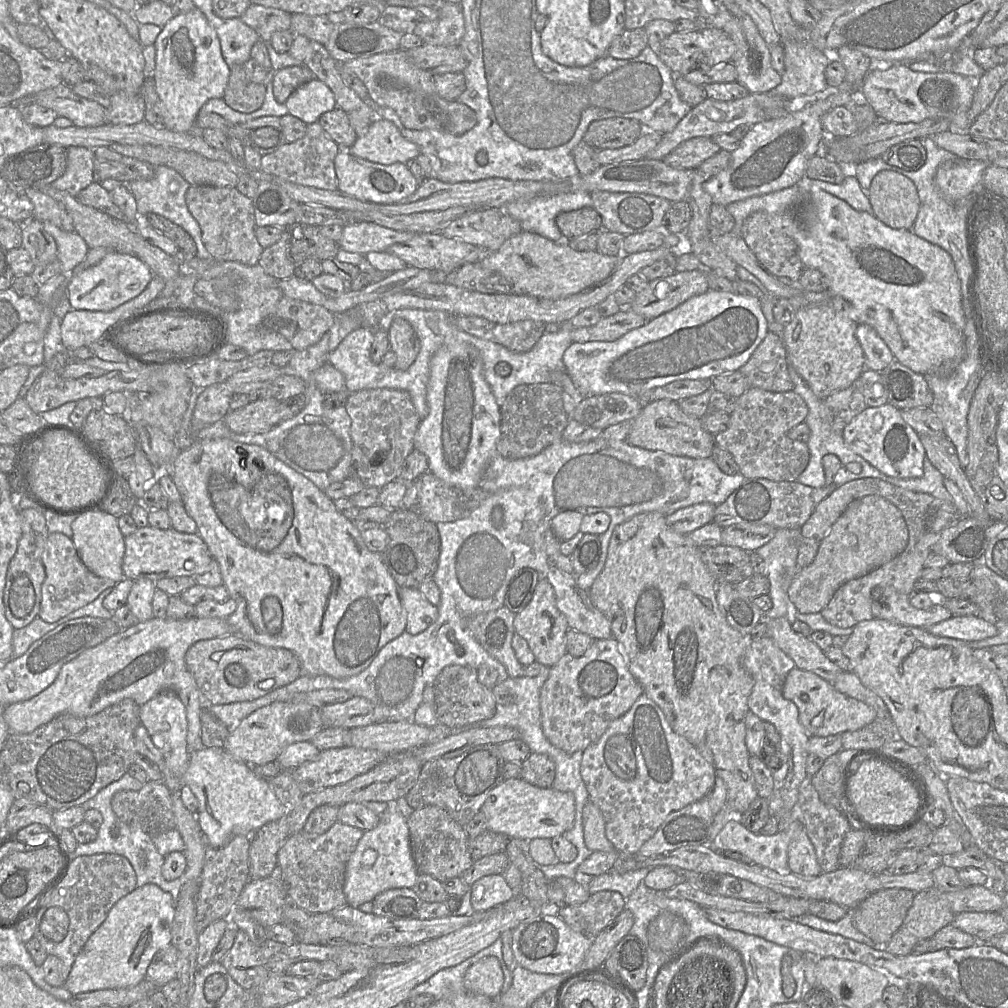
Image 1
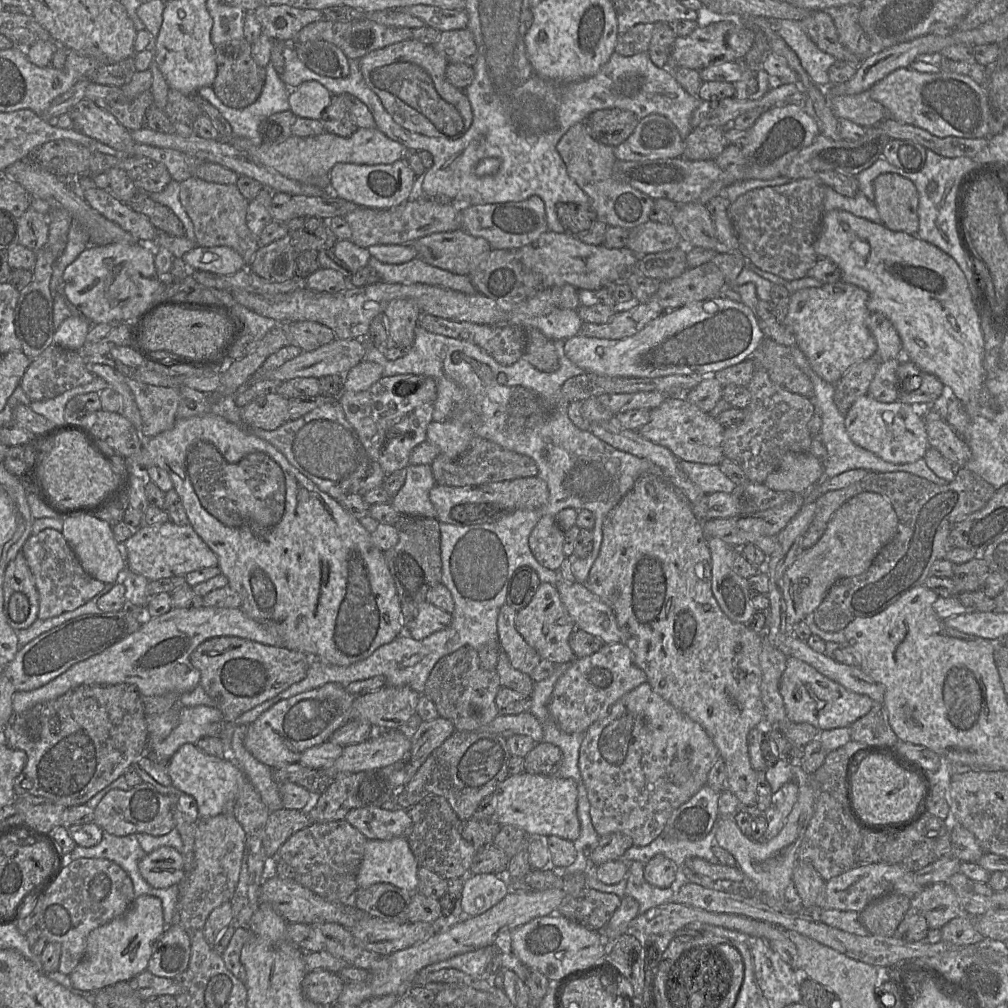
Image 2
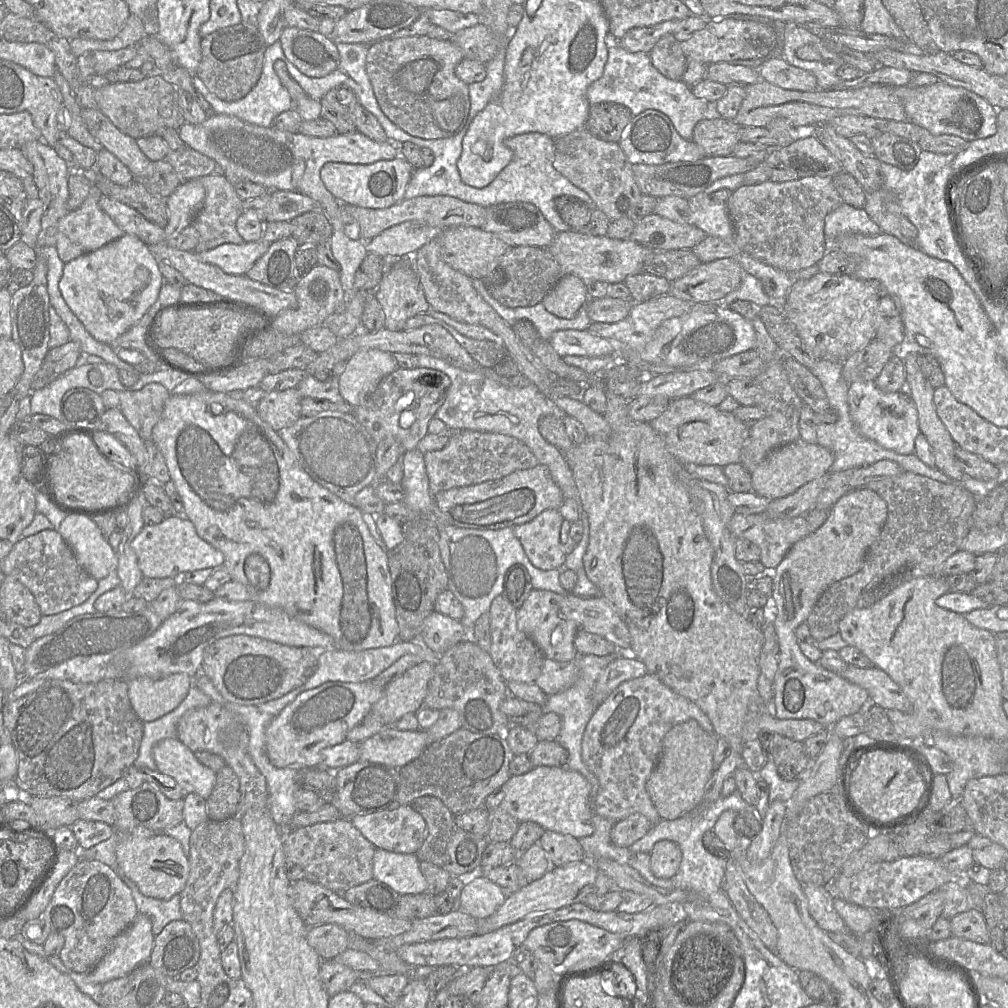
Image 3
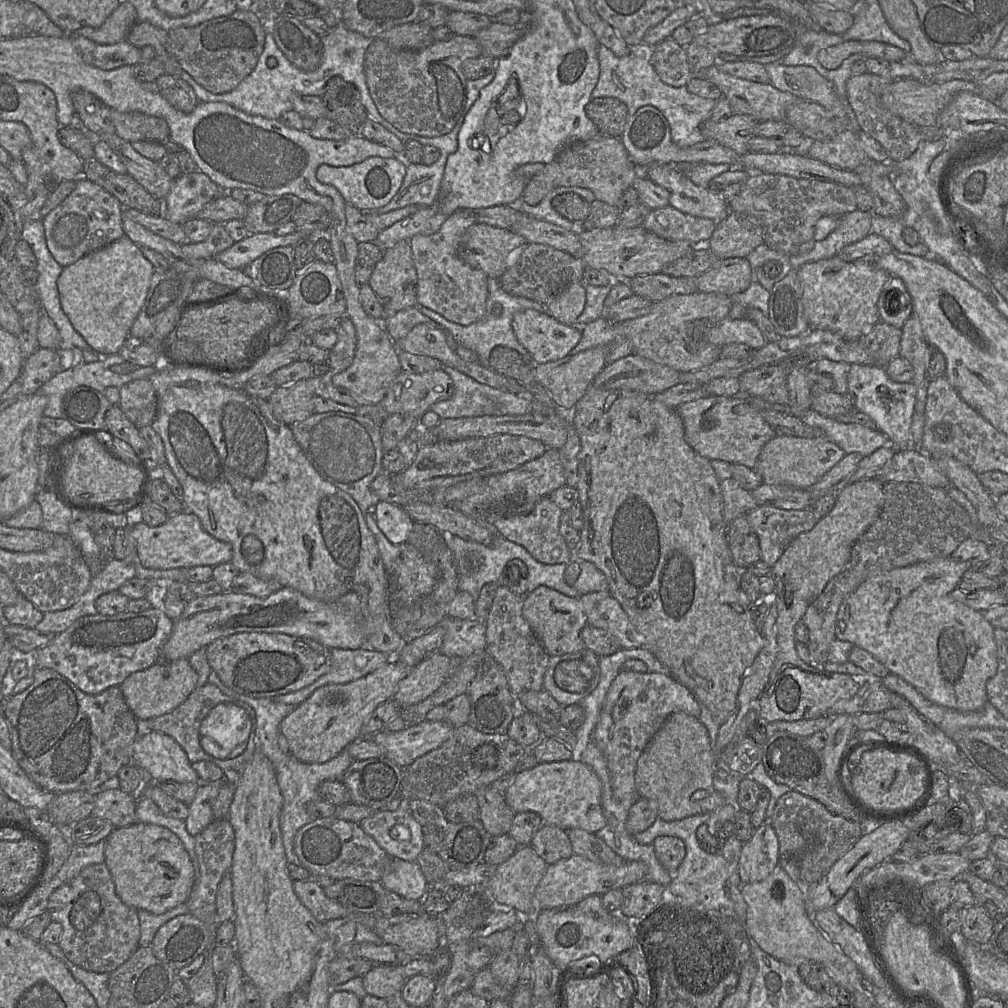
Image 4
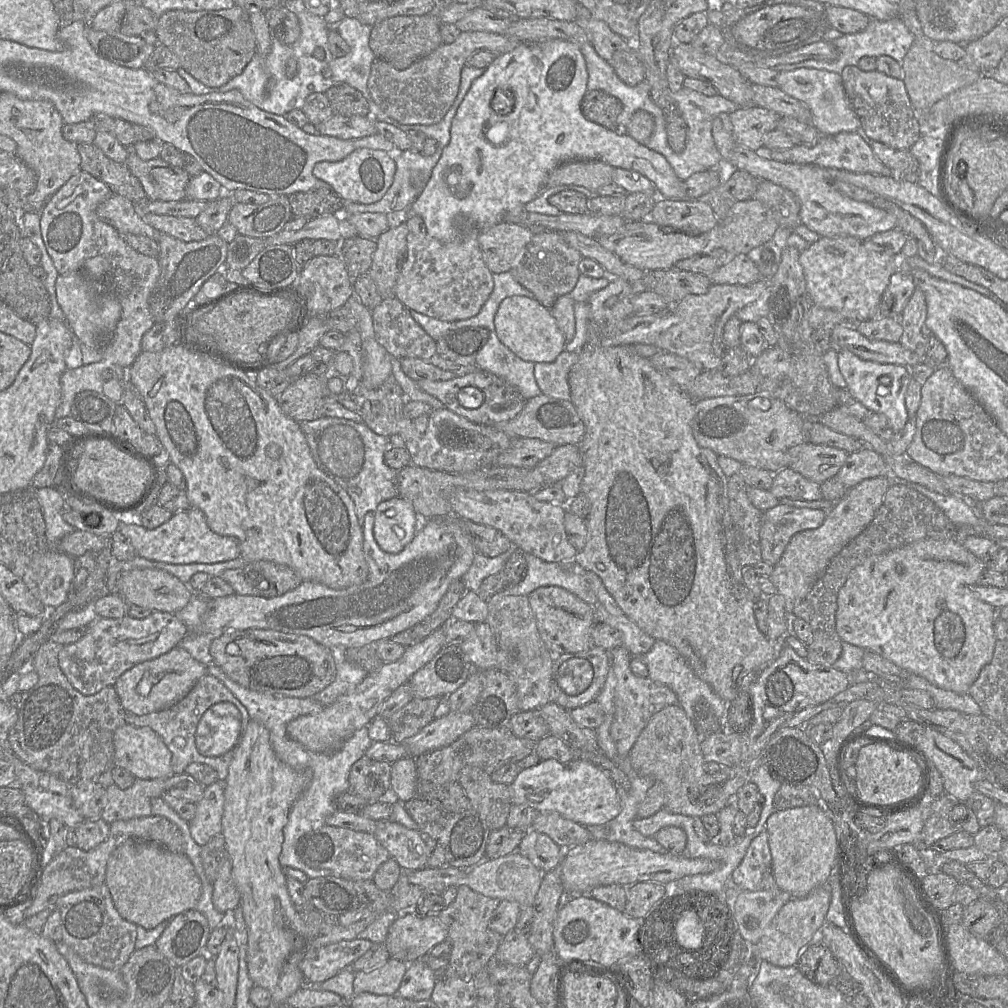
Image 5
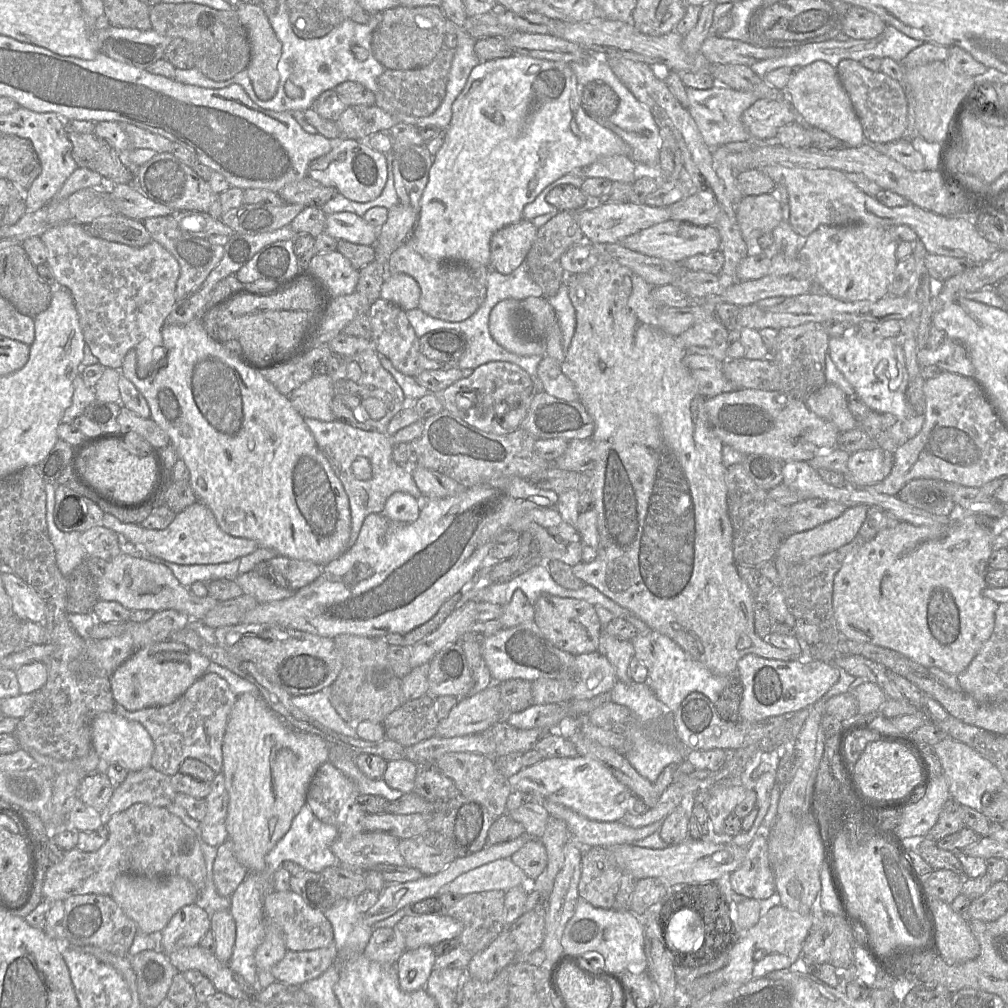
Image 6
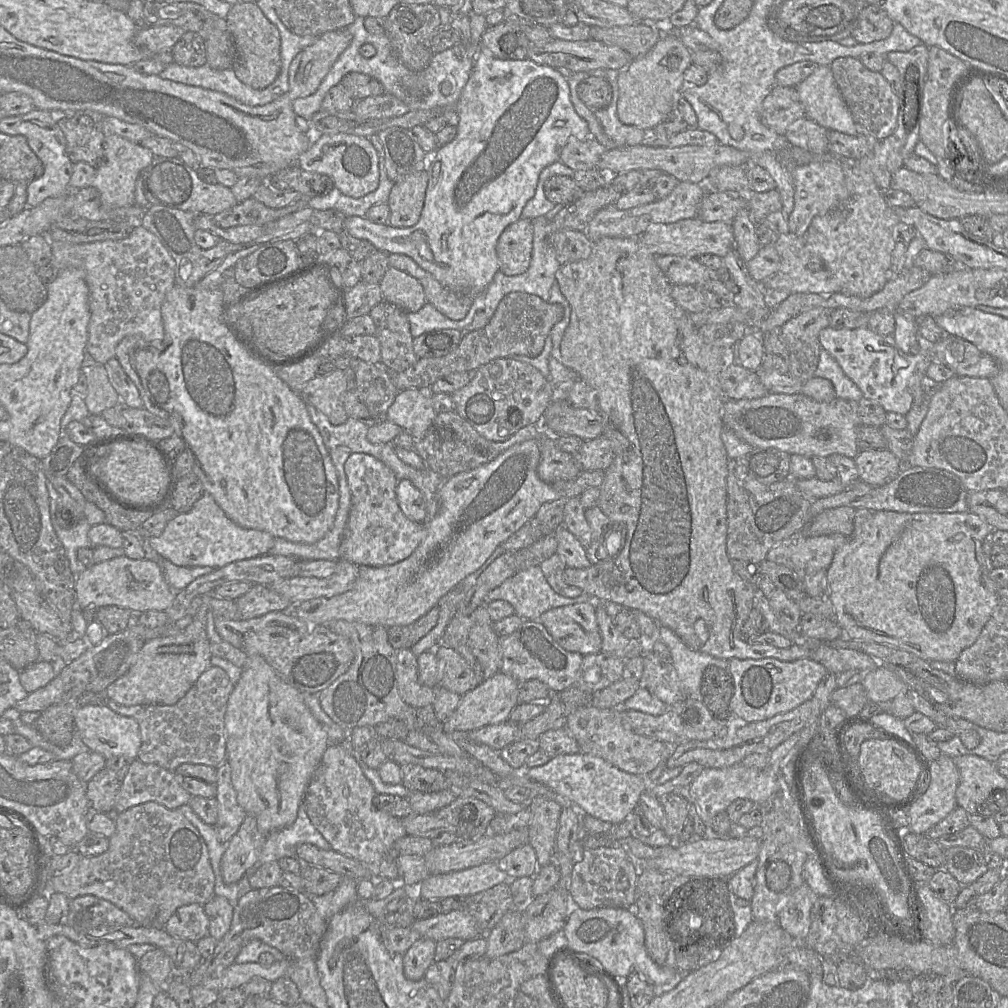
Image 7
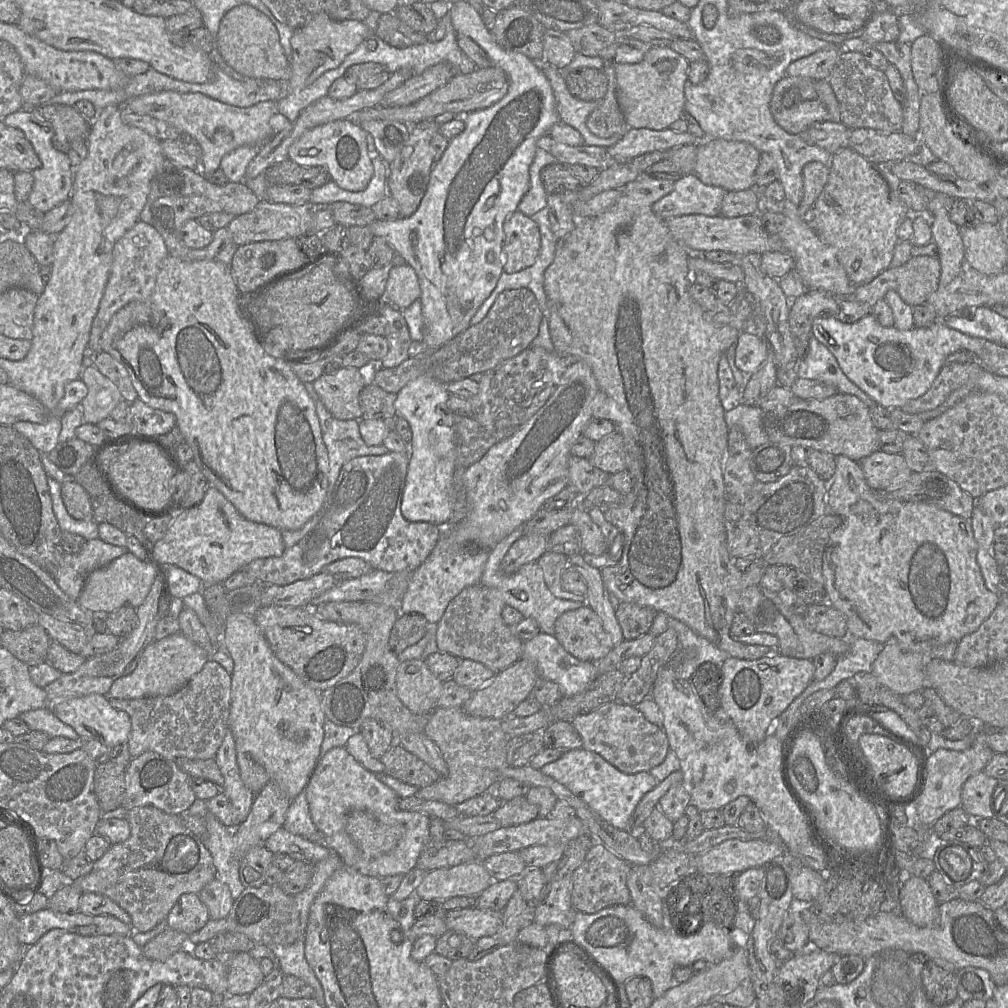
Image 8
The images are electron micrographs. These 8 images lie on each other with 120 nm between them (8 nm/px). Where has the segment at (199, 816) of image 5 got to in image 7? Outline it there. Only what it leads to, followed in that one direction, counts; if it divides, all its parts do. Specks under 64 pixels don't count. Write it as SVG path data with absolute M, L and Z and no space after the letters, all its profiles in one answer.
M227 760L217 767L216 787L218 819L213 827L219 841L228 843L238 831L247 814L238 804L237 794L231 781L231 768Z

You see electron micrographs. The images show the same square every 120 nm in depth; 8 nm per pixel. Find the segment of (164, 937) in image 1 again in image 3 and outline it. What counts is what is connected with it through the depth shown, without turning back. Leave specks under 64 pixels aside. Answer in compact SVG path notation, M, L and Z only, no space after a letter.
M137 914L131 926L114 938L109 950L98 965L86 973L85 981L104 984L110 980L124 977L136 967L147 963L150 959L154 938L151 918L146 914Z

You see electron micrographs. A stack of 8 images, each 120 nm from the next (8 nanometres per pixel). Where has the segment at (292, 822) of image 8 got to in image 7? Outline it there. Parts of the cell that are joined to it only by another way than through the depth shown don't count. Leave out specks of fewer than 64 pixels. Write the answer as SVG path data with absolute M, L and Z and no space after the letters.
M303 799L293 824L274 830L267 836L258 861L252 870L262 864L278 861L286 856L296 857L296 848L304 843L312 844L323 850L332 849L329 842L312 824Z

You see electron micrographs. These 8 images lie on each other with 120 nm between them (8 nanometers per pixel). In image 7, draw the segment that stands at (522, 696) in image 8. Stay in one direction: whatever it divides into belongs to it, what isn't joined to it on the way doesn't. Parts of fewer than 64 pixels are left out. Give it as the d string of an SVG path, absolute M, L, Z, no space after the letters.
M499 671L462 696L457 709L449 720L443 724L443 730L446 733L468 733L488 725L506 722L511 711L518 705L519 684L511 676Z

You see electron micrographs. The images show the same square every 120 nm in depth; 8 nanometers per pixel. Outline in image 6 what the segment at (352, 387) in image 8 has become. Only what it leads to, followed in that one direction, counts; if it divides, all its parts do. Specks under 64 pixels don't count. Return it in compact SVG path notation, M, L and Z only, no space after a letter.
M326 374L313 375L287 395L292 406L303 418L313 418L324 422L335 420L331 409L333 397L333 381Z

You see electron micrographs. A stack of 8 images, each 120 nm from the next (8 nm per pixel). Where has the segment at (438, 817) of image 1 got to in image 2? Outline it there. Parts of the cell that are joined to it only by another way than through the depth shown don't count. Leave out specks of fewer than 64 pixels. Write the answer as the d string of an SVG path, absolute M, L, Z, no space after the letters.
M428 795L408 809L407 813L412 821L407 840L418 866L427 868L445 879L464 879L469 874L479 850L462 837L463 823L458 819L448 801L437 795Z

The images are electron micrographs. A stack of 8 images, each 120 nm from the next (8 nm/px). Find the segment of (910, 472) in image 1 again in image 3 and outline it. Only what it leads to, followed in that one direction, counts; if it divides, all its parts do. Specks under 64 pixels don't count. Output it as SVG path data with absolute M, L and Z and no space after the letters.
M857 381L849 385L848 403L852 420L863 436L898 454L915 454L915 439L920 433L918 412L907 393L882 391L875 381Z

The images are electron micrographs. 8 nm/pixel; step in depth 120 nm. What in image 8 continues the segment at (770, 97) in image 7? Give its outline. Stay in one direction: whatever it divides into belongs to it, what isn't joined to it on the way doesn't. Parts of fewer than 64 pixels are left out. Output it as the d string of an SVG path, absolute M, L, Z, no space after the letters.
M785 75L775 84L770 111L776 123L786 132L799 134L815 122L831 120L816 92L816 81Z

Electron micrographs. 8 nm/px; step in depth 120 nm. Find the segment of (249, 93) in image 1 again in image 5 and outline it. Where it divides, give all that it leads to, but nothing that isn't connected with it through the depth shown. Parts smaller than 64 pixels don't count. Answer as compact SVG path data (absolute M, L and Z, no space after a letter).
M239 6L210 11L169 10L158 17L155 35L158 44L168 47L178 58L181 67L196 80L209 87L219 87L240 75L256 54L256 38L249 12Z

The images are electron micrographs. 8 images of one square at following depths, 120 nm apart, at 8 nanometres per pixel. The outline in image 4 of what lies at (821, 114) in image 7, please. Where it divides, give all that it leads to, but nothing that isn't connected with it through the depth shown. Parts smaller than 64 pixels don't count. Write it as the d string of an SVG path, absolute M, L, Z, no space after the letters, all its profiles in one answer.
M781 62L765 64L770 83L780 91L812 101L823 106L837 118L850 119L850 107L837 95L831 81L821 76L813 67L786 66Z

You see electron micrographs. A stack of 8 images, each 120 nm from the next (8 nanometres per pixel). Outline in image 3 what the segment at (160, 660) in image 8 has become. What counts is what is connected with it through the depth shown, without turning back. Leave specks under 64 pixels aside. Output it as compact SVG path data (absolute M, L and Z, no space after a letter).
M186 673L160 679L138 677L127 681L129 700L142 722L154 721L174 710L191 686L191 677Z

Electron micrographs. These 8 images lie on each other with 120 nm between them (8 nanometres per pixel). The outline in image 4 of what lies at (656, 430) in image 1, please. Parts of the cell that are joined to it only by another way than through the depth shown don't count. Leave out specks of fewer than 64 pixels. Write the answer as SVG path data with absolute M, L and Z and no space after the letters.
M708 395L682 404L676 410L683 421L686 442L710 461L722 460L755 469L761 450L777 435L761 411L734 397Z

